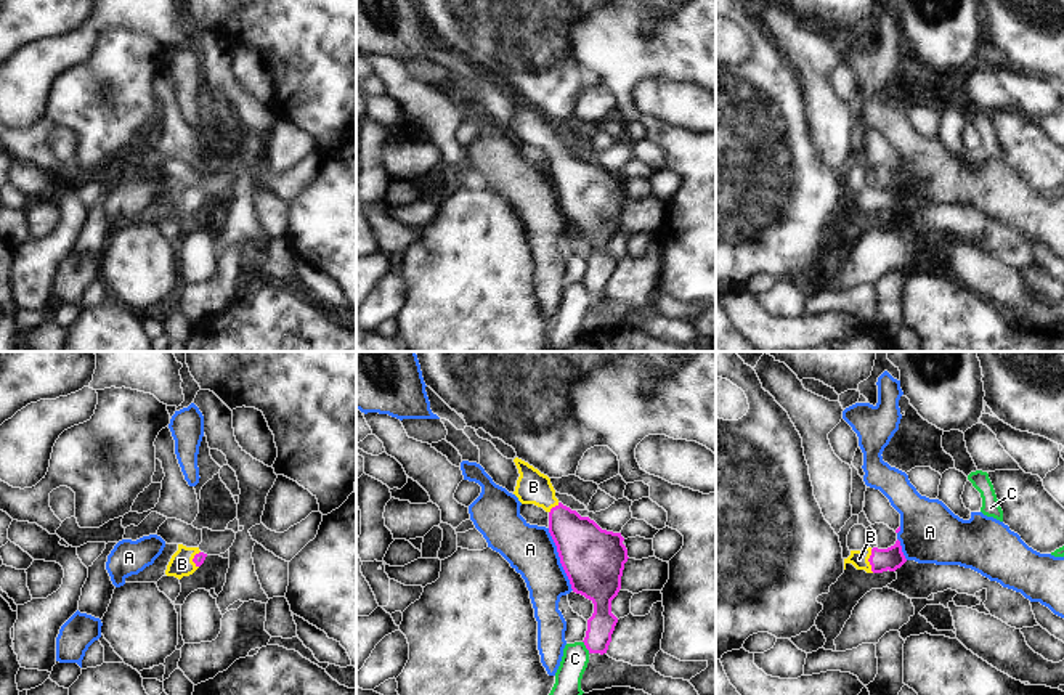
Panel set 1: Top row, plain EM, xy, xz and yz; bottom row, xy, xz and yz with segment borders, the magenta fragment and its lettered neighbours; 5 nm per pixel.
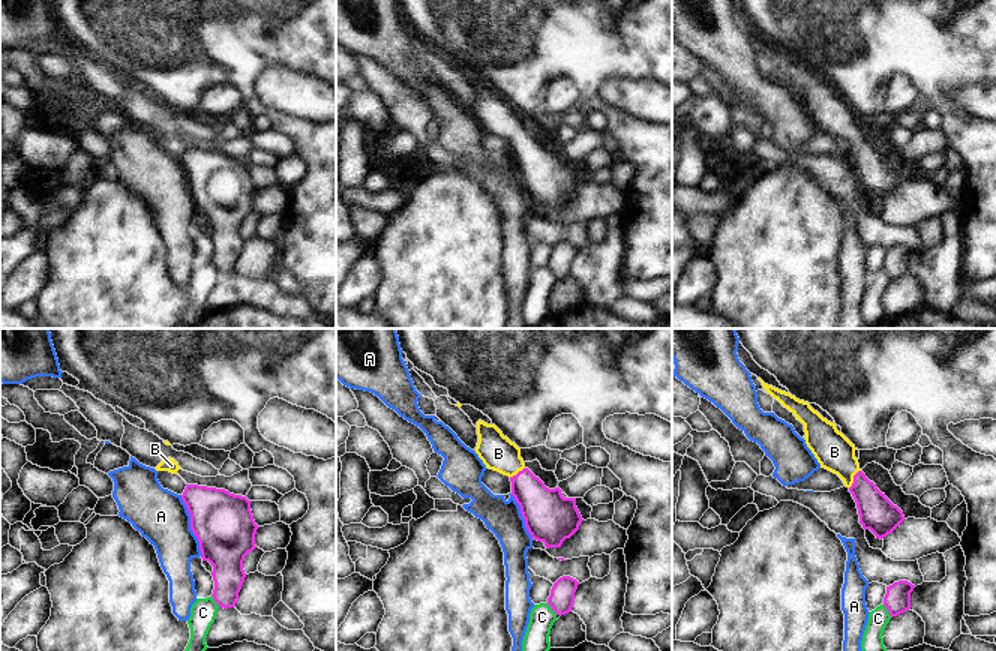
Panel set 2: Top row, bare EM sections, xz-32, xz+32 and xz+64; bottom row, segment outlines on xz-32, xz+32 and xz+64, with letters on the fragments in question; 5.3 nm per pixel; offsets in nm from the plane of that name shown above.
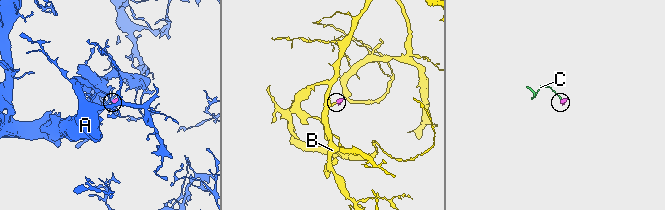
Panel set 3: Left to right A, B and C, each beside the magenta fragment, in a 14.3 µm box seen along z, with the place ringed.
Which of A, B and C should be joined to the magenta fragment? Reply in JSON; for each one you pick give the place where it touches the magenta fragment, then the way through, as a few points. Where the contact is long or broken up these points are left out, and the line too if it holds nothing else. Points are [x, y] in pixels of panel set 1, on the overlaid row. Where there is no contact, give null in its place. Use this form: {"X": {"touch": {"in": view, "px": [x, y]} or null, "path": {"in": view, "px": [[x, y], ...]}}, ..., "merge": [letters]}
{"B": {"touch": {"in": "yz", "px": [869, 560]}, "path": {"in": "yz", "px": [[893, 557], [869, 560], [859, 559]]}}, "merge": ["B"]}

